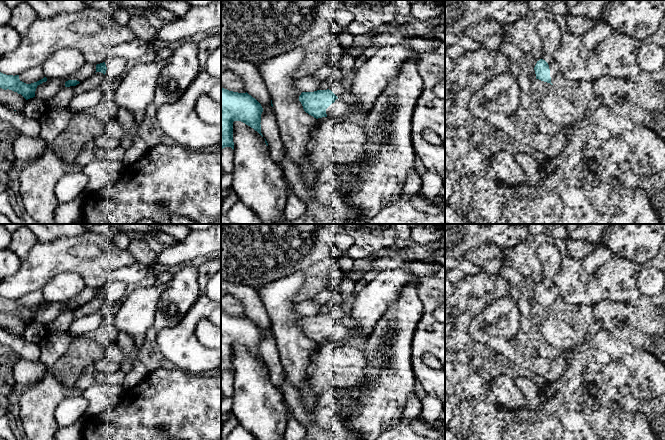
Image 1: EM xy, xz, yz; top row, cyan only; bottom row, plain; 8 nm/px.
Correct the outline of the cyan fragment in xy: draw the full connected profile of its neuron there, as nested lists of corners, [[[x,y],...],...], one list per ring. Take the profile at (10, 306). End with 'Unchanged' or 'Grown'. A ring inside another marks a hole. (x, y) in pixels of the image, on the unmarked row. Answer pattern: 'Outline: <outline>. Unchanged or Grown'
Outline: [[[0,296],[0,312],[4,314],[12,314],[21,318],[26,324],[35,321],[35,315],[38,309],[46,306],[47,302],[31,307],[26,308],[19,303],[19,299],[6,299]]]. Unchanged

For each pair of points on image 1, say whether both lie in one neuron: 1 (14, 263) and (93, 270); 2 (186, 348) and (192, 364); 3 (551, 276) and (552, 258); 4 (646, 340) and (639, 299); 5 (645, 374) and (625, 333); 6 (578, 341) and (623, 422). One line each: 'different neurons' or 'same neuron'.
1: different neurons
2: same neuron
3: same neuron
4: different neurons
5: different neurons
6: different neurons

